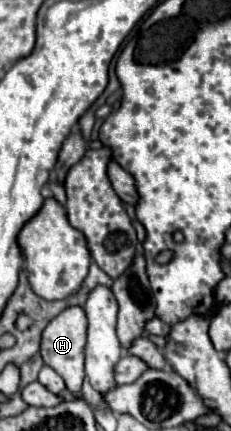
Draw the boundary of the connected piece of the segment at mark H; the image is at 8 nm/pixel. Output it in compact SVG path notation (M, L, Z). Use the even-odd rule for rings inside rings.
M72 306L58 314L44 330L42 334L42 348L40 354L44 362L56 370L64 382L66 388L76 396L82 398L82 382L84 382L84 344L86 344L86 314L80 306Z

